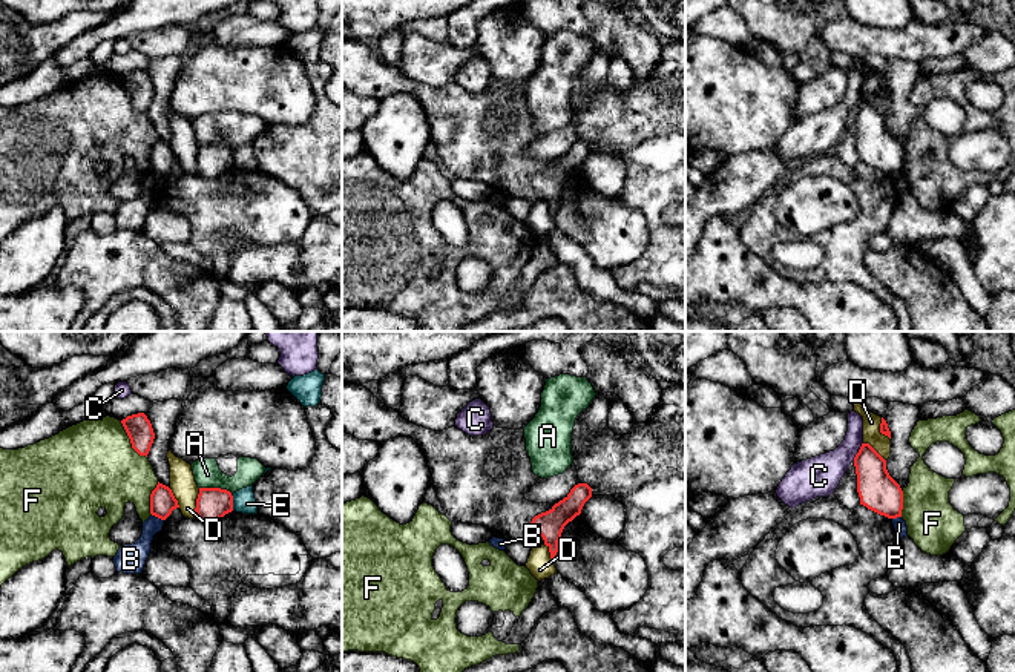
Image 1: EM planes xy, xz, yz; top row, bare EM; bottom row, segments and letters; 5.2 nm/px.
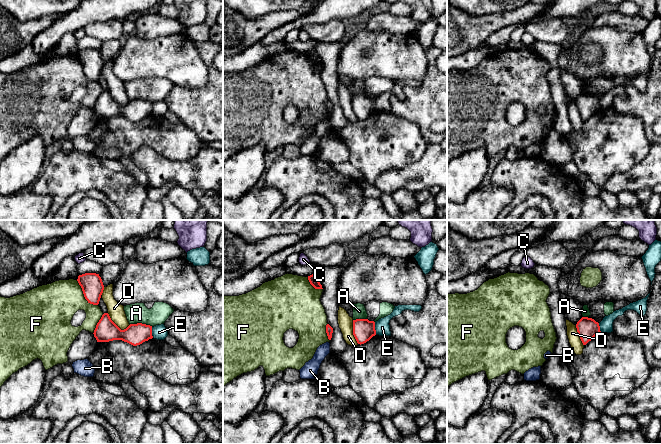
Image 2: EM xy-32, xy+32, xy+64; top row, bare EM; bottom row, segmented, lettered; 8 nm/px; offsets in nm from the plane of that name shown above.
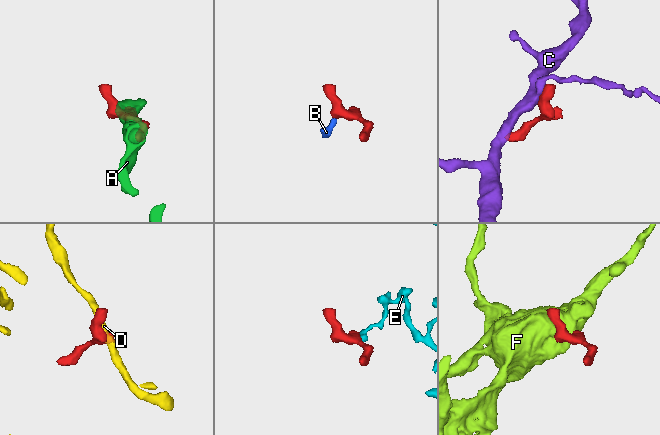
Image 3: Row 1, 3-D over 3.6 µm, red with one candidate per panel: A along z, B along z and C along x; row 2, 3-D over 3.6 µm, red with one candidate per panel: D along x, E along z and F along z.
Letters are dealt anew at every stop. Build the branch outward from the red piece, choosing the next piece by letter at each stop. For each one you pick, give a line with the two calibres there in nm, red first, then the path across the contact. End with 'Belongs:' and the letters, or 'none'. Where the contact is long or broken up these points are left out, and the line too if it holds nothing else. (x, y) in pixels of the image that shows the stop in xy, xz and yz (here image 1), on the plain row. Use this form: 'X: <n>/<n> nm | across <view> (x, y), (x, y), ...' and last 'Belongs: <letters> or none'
Belongs: none

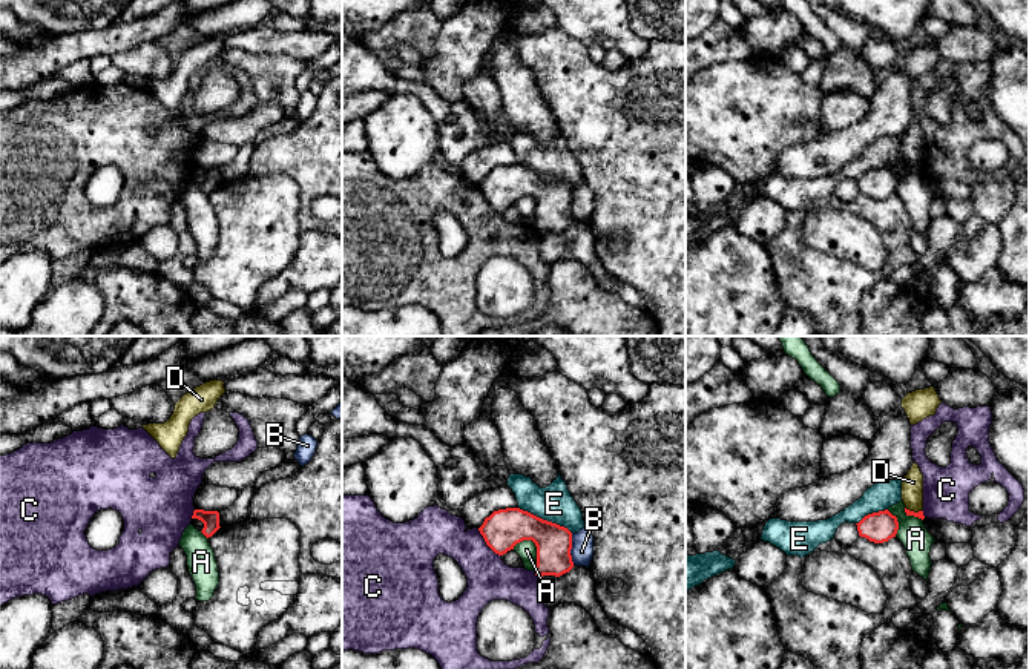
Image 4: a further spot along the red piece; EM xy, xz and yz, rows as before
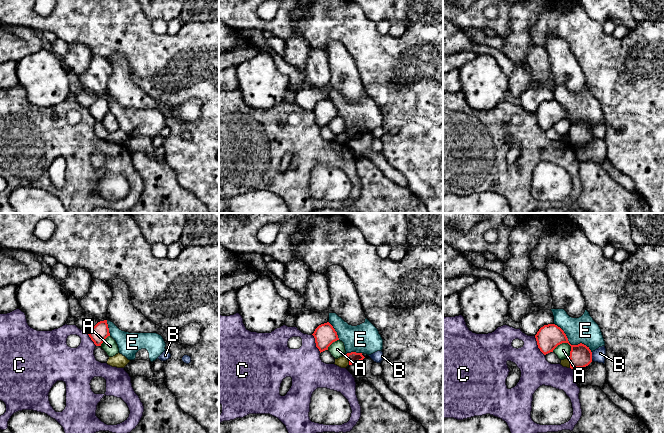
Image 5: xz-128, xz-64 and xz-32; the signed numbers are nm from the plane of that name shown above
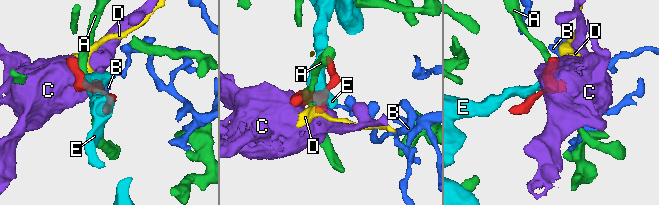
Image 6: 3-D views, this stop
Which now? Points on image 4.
Belongs: none

